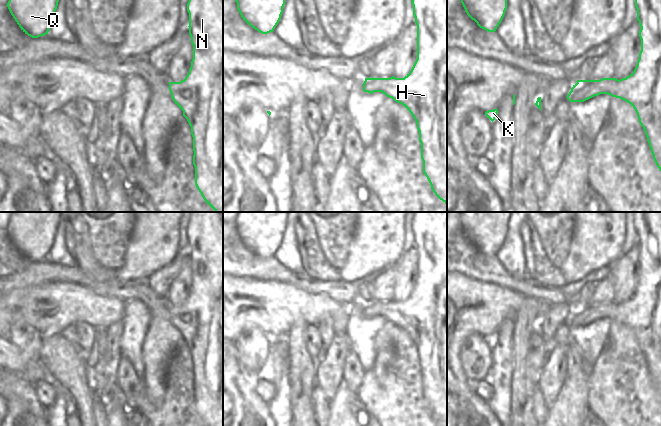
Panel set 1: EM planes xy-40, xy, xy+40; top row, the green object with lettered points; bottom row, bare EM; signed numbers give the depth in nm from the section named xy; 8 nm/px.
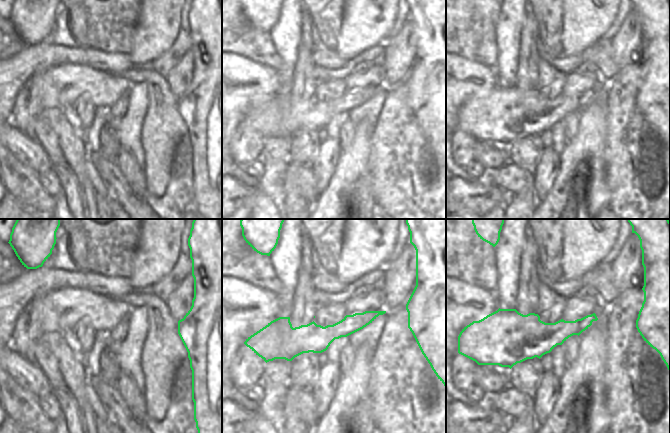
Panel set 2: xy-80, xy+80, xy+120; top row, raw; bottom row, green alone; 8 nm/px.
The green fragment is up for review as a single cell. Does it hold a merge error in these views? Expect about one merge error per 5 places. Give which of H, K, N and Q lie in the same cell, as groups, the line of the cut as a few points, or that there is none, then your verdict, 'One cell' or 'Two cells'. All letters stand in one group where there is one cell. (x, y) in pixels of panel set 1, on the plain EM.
Groups: H K N Q. No split. One cell

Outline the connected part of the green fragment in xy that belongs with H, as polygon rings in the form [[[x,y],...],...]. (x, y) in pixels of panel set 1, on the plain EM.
[[[413,212],[411,227],[417,249],[417,283],[411,295],[404,302],[365,302],[363,315],[382,316],[411,337],[419,355],[423,397],[435,419],[447,426],[447,212]]]

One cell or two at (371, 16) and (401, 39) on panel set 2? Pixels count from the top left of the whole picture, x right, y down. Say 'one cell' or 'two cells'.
two cells

